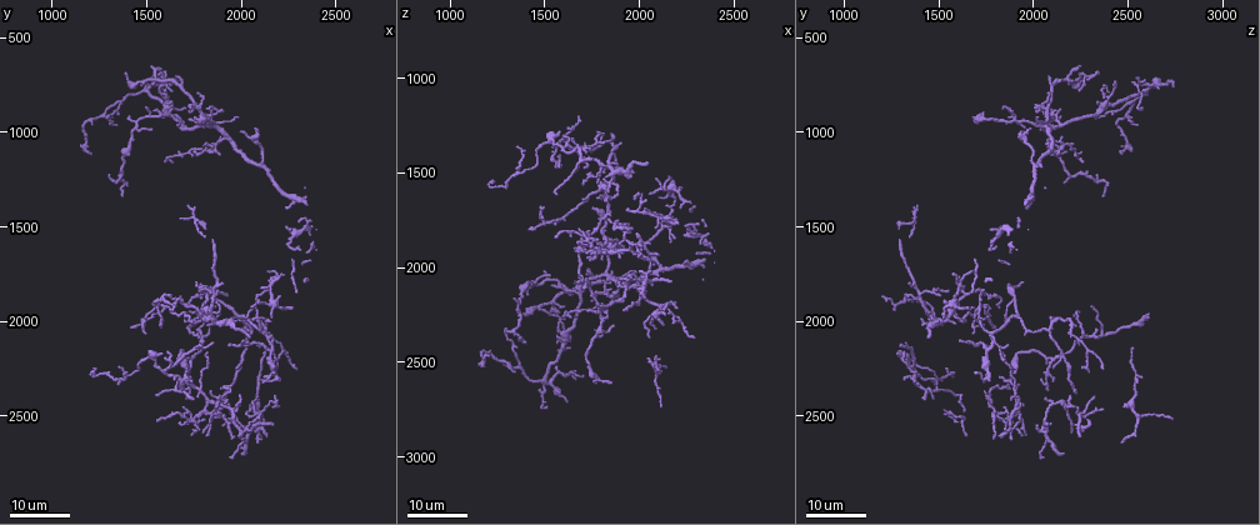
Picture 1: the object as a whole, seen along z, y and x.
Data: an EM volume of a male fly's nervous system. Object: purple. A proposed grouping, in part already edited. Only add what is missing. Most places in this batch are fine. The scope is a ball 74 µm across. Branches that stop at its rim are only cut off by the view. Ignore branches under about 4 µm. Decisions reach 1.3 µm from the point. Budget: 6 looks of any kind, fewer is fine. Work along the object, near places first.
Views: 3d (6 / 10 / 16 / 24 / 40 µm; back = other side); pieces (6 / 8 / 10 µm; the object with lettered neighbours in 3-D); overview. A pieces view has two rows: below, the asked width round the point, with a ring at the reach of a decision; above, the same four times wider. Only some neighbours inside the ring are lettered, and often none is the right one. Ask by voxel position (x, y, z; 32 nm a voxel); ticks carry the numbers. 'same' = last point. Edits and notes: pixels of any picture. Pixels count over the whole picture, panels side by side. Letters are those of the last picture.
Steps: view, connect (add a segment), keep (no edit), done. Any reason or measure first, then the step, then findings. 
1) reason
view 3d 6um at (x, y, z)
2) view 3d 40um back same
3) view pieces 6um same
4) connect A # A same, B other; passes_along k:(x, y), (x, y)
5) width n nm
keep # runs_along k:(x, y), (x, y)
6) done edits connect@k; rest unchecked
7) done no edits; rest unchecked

tapers out
view 3d 24um at (1730, 900, 2030)

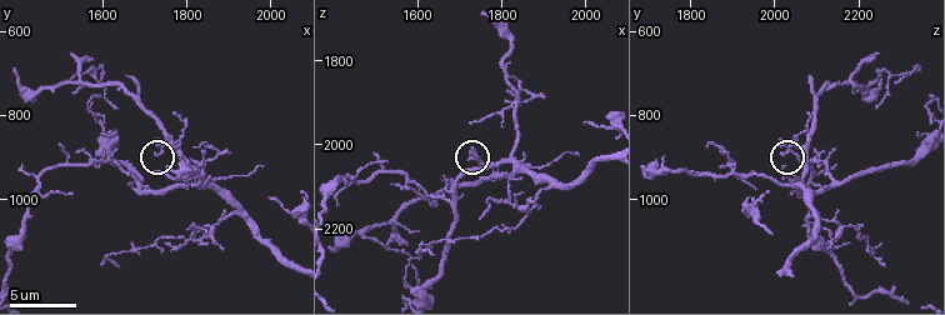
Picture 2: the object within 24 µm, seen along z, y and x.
what lies round it
view pieces 10um at (1725, 890, 2015)

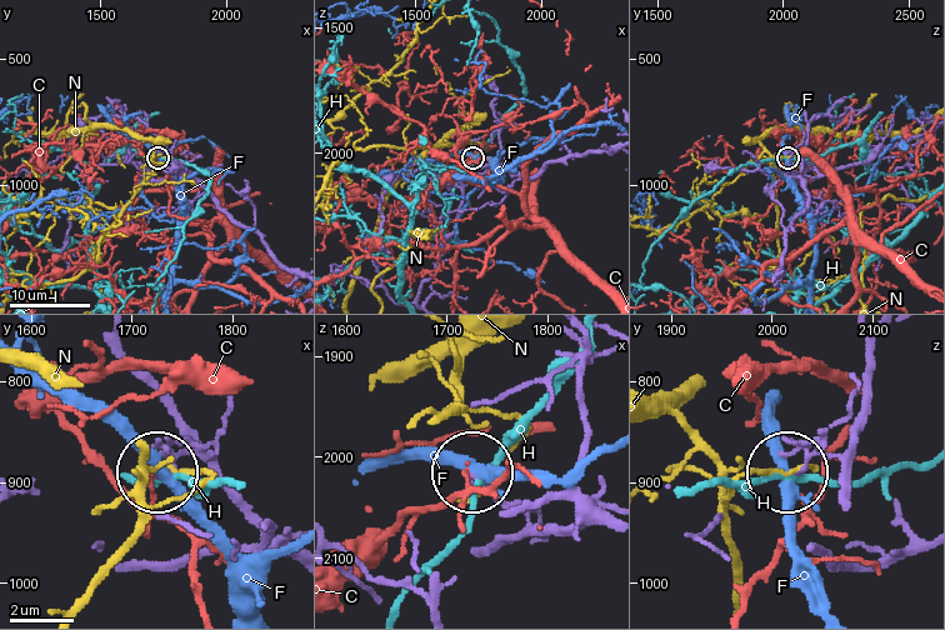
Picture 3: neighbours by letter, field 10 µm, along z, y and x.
keep # C other, F other, H other, N other; none of them fits

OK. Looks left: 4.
an open end
view 3d 24um at (1850, 1980, 2600)

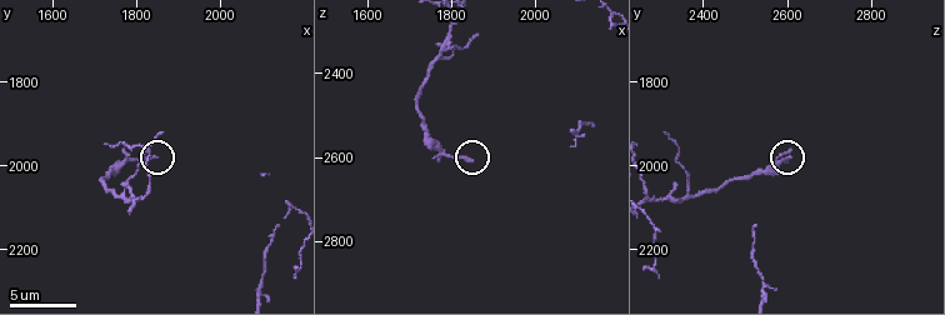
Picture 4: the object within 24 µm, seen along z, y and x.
view pieces 8um at (1845, 1980, 2600)

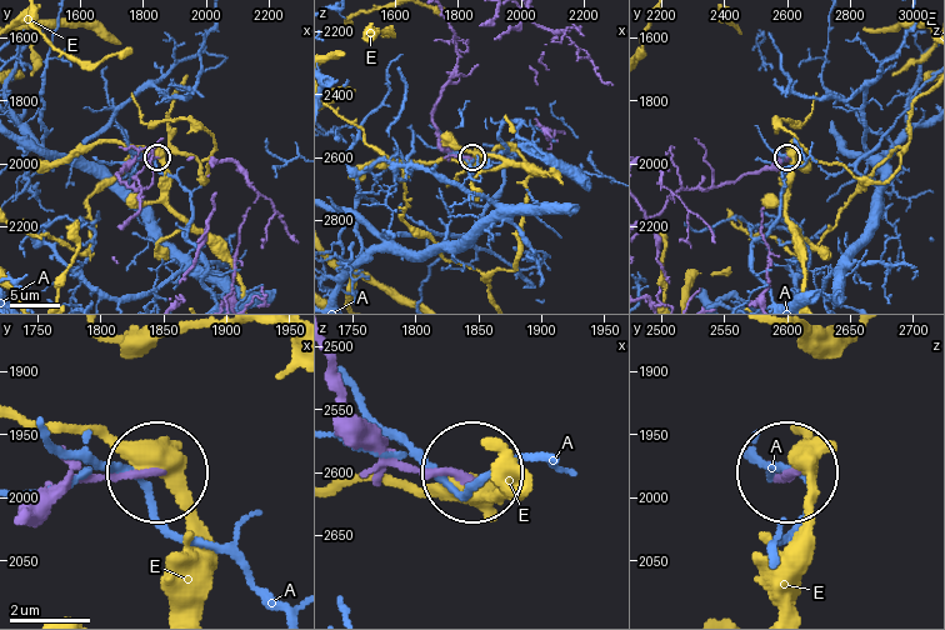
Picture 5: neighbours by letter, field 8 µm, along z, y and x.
keep # A other, E other; runs_along 5:(655, 215), (678, 193), (730, 183), (770, 169), (788, 158); none of them fits

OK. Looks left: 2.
branch stops here
view pieces 8um at (1770, 2050, 2335)

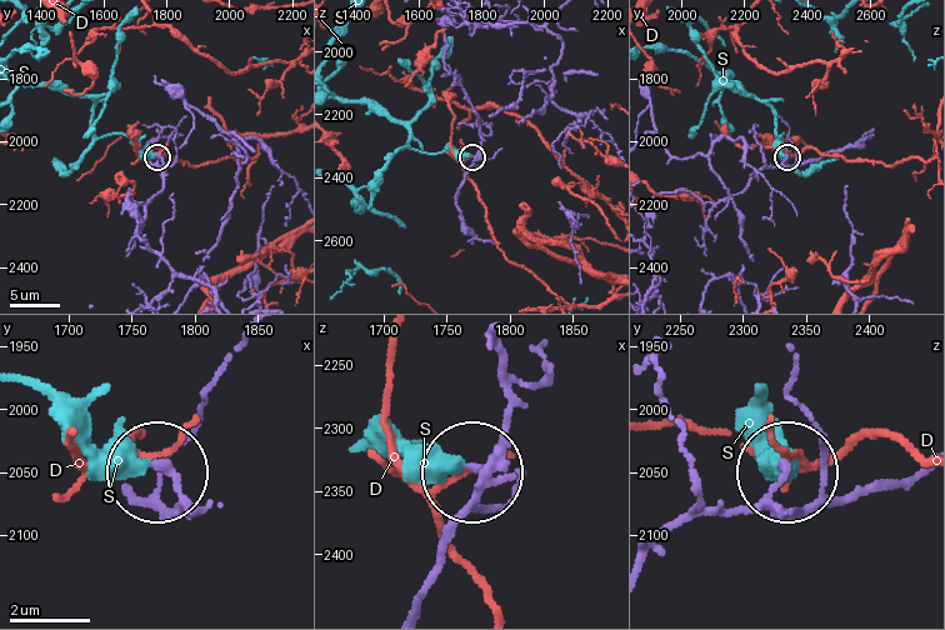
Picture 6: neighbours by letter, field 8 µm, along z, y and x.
keep # D other, S other; runs_along 6:(653, 548), (683, 524), (743, 514), (783, 470); no lettered segment goes on from it

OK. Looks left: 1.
done no edits; rest unchecked

